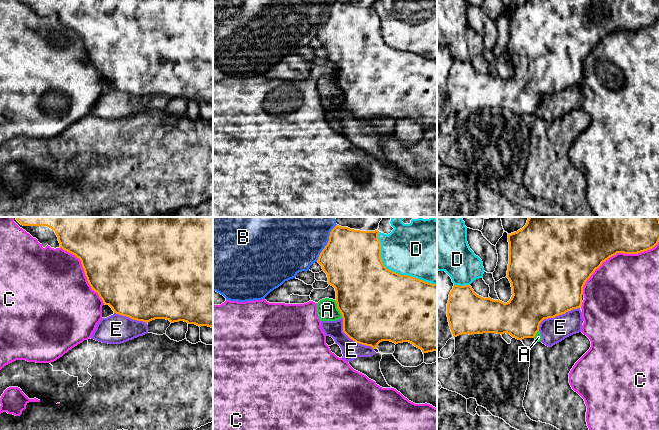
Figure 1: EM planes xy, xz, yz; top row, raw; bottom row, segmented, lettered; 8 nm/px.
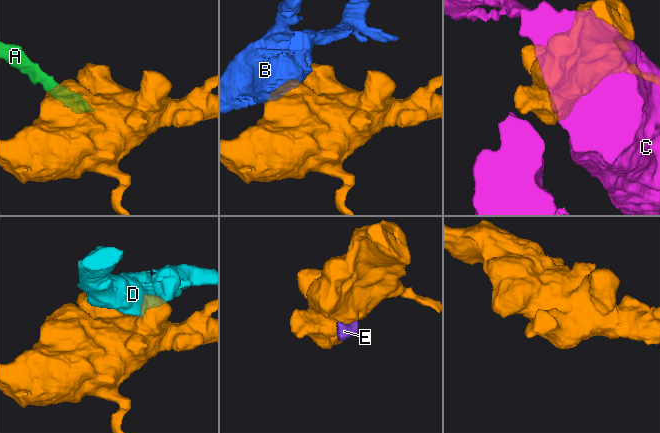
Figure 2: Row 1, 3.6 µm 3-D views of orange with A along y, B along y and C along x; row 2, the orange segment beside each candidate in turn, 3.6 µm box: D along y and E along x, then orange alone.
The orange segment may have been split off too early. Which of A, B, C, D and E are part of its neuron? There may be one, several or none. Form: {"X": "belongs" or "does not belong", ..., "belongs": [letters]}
{"A": "does not belong", "B": "does not belong", "C": "does not belong", "D": "does not belong", "E": "does not belong", "belongs": []}

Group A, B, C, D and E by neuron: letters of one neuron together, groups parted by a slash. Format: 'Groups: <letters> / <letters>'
Groups: A E / B / C / D

